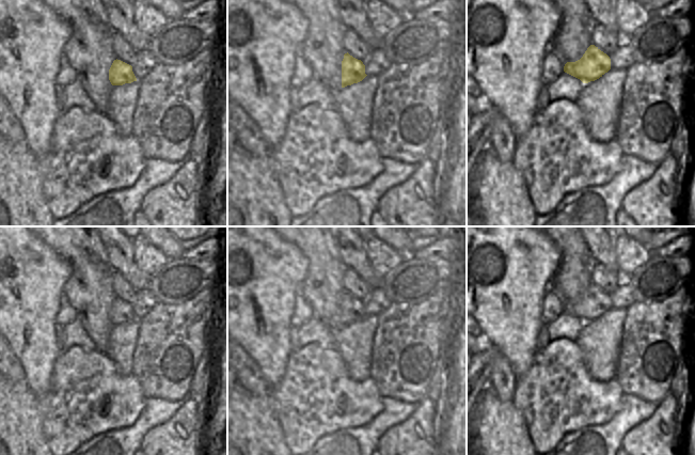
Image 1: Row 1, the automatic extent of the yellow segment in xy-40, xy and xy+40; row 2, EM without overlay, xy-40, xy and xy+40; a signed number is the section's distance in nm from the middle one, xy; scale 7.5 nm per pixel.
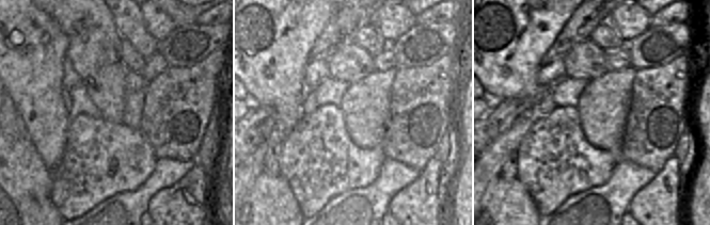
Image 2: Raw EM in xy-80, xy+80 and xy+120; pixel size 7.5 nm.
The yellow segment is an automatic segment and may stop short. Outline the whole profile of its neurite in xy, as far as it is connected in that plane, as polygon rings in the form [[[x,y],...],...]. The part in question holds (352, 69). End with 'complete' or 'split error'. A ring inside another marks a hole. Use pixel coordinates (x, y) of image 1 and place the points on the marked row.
[[[348,52],[345,53],[342,61],[342,88],[358,83],[366,76],[363,62],[353,58]]]; complete

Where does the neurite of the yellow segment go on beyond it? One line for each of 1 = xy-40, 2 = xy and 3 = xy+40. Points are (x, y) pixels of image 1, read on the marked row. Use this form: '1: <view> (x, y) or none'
1: none
2: none
3: none

